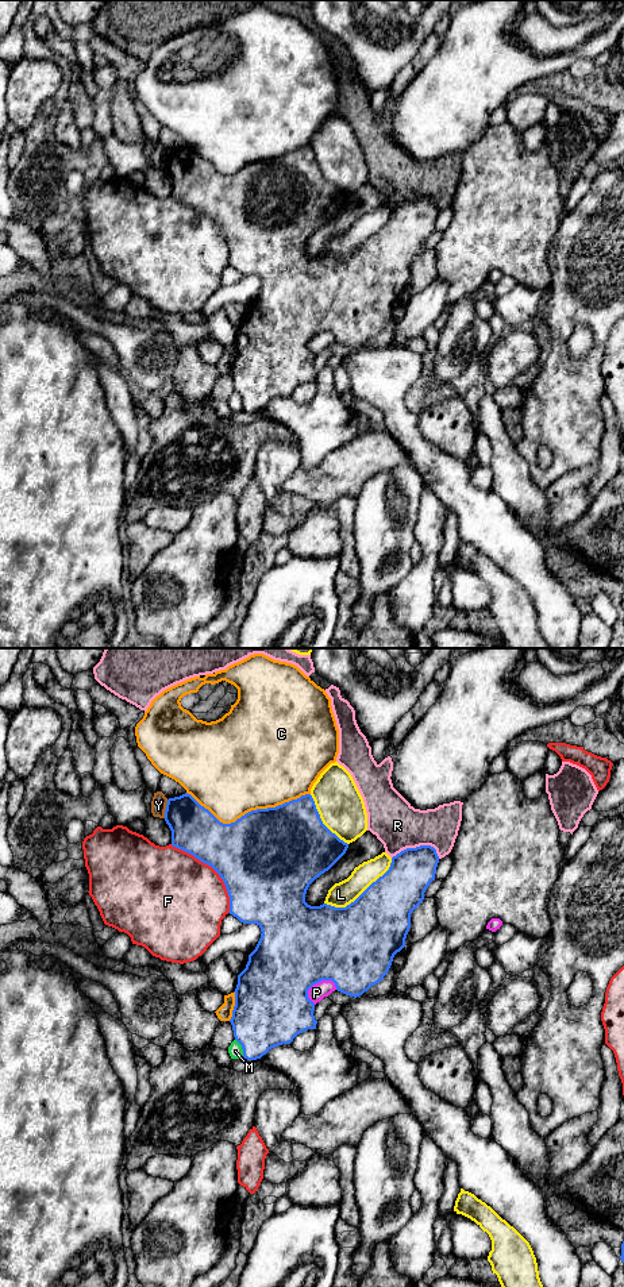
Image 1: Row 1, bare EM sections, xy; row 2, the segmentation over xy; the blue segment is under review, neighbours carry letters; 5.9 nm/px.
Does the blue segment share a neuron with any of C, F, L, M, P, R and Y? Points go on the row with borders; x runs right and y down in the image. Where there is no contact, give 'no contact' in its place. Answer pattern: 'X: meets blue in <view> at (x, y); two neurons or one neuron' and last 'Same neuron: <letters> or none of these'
C: meets blue in xy at (249, 812); two neurons
F: meets blue in xy at (214, 869); two neurons
L: meets blue in xy at (362, 893); two neurons
M: meets blue in xy at (242, 1048); two neurons
P: meets blue in xy at (320, 981); two neurons
R: meets blue in xy at (416, 847); two neurons
Y: meets blue in xy at (166, 809); two neurons
Same neuron: none of these

